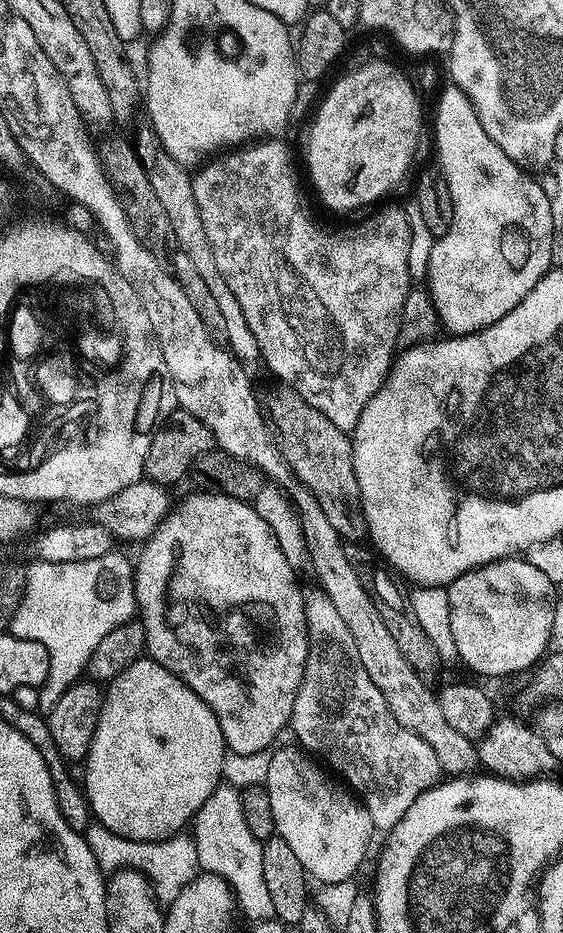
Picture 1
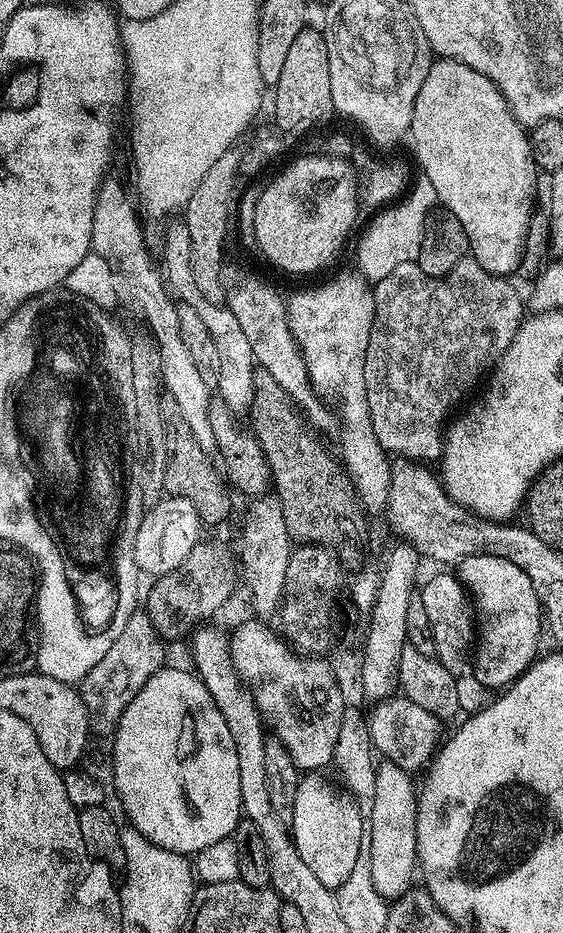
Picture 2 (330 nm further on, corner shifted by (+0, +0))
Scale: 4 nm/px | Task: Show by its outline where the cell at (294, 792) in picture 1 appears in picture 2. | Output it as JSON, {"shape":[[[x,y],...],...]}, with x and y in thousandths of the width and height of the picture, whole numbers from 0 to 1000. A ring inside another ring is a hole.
{"shape":[[[535,831],[529,851],[522,851],[515,891],[536,924],[551,928],[572,950],[595,954],[622,941],[629,924],[636,924],[636,915],[650,907],[650,875],[616,848],[597,846],[568,832],[574,831]]]}

